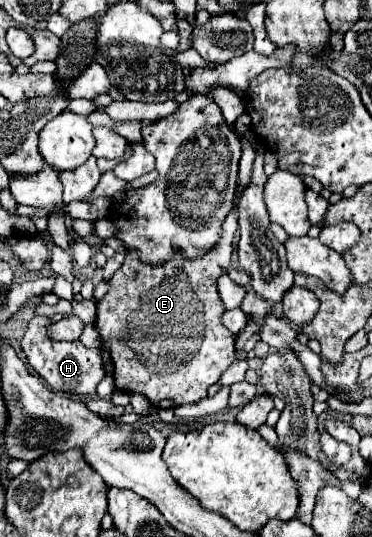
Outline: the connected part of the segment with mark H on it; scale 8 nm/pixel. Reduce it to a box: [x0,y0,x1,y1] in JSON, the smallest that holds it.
[23,317,103,395]

